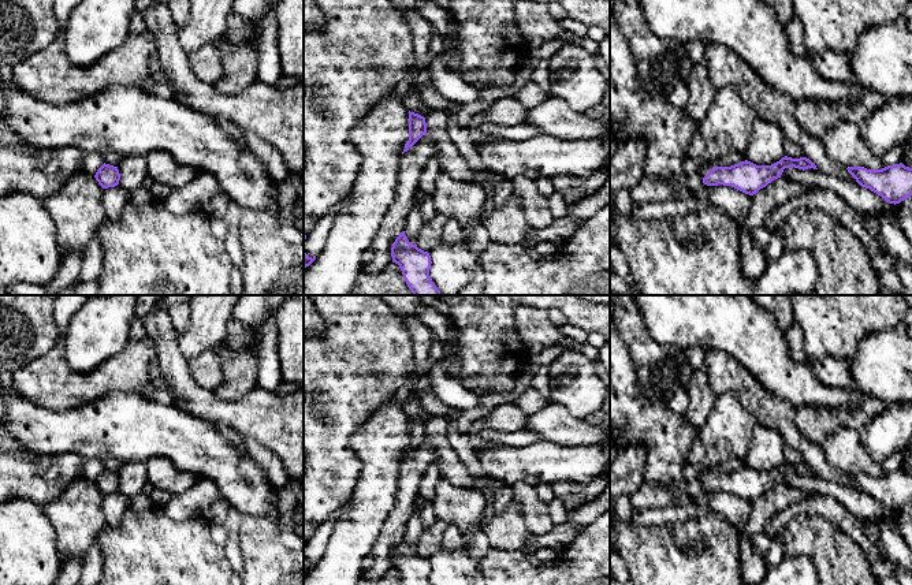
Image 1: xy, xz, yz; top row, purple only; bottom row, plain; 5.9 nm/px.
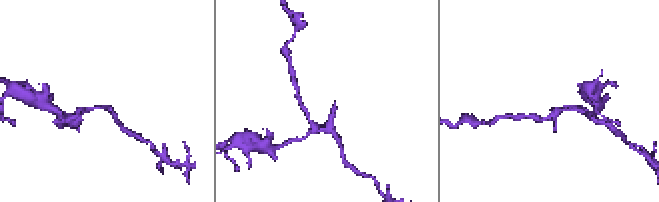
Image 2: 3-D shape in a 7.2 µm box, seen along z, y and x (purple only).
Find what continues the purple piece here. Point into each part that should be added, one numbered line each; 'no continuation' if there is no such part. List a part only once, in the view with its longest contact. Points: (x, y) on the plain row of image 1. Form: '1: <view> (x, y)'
1: yz (706, 473)

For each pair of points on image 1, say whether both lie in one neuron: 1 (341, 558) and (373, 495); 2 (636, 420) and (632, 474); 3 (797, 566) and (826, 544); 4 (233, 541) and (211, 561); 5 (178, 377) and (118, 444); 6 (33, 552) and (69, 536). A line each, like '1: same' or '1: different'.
1: same
2: different
3: different
4: different
5: different
6: different

